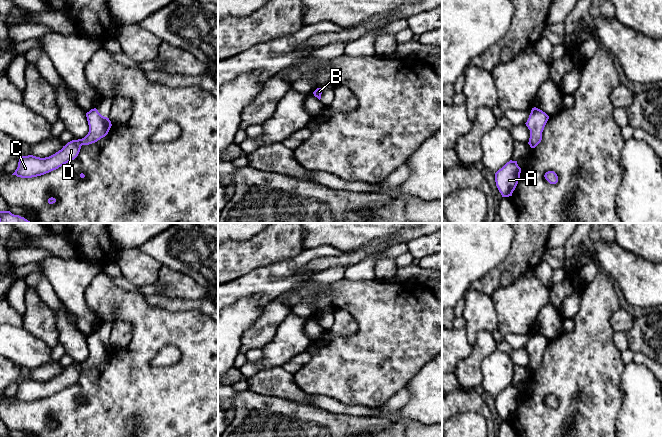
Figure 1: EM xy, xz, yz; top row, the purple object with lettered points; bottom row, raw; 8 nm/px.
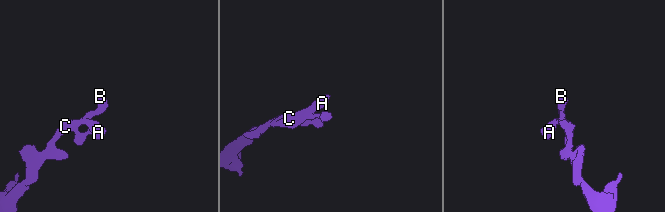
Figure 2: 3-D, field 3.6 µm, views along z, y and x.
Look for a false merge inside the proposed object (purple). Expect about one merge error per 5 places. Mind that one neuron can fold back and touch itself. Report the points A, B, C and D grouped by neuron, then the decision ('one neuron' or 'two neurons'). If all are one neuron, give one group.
groups A B C D; one neuron

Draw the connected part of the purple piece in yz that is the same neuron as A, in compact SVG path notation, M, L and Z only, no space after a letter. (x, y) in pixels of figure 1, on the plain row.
M510 384L495 397L496 410L502 421L512 420L520 403L521 392L517 385Z

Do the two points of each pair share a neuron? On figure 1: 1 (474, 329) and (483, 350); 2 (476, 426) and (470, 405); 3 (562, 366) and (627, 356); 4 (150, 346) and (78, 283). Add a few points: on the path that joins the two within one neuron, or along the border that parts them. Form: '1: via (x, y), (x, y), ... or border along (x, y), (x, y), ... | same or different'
1: border along (491, 331), (480, 331), (472, 345) | different
2: border along (452, 416), (477, 412), (487, 426) | different
3: border along (620, 352), (621, 359), (625, 364) | different
4: border along (100, 271), (84, 294), (91, 311) | different

